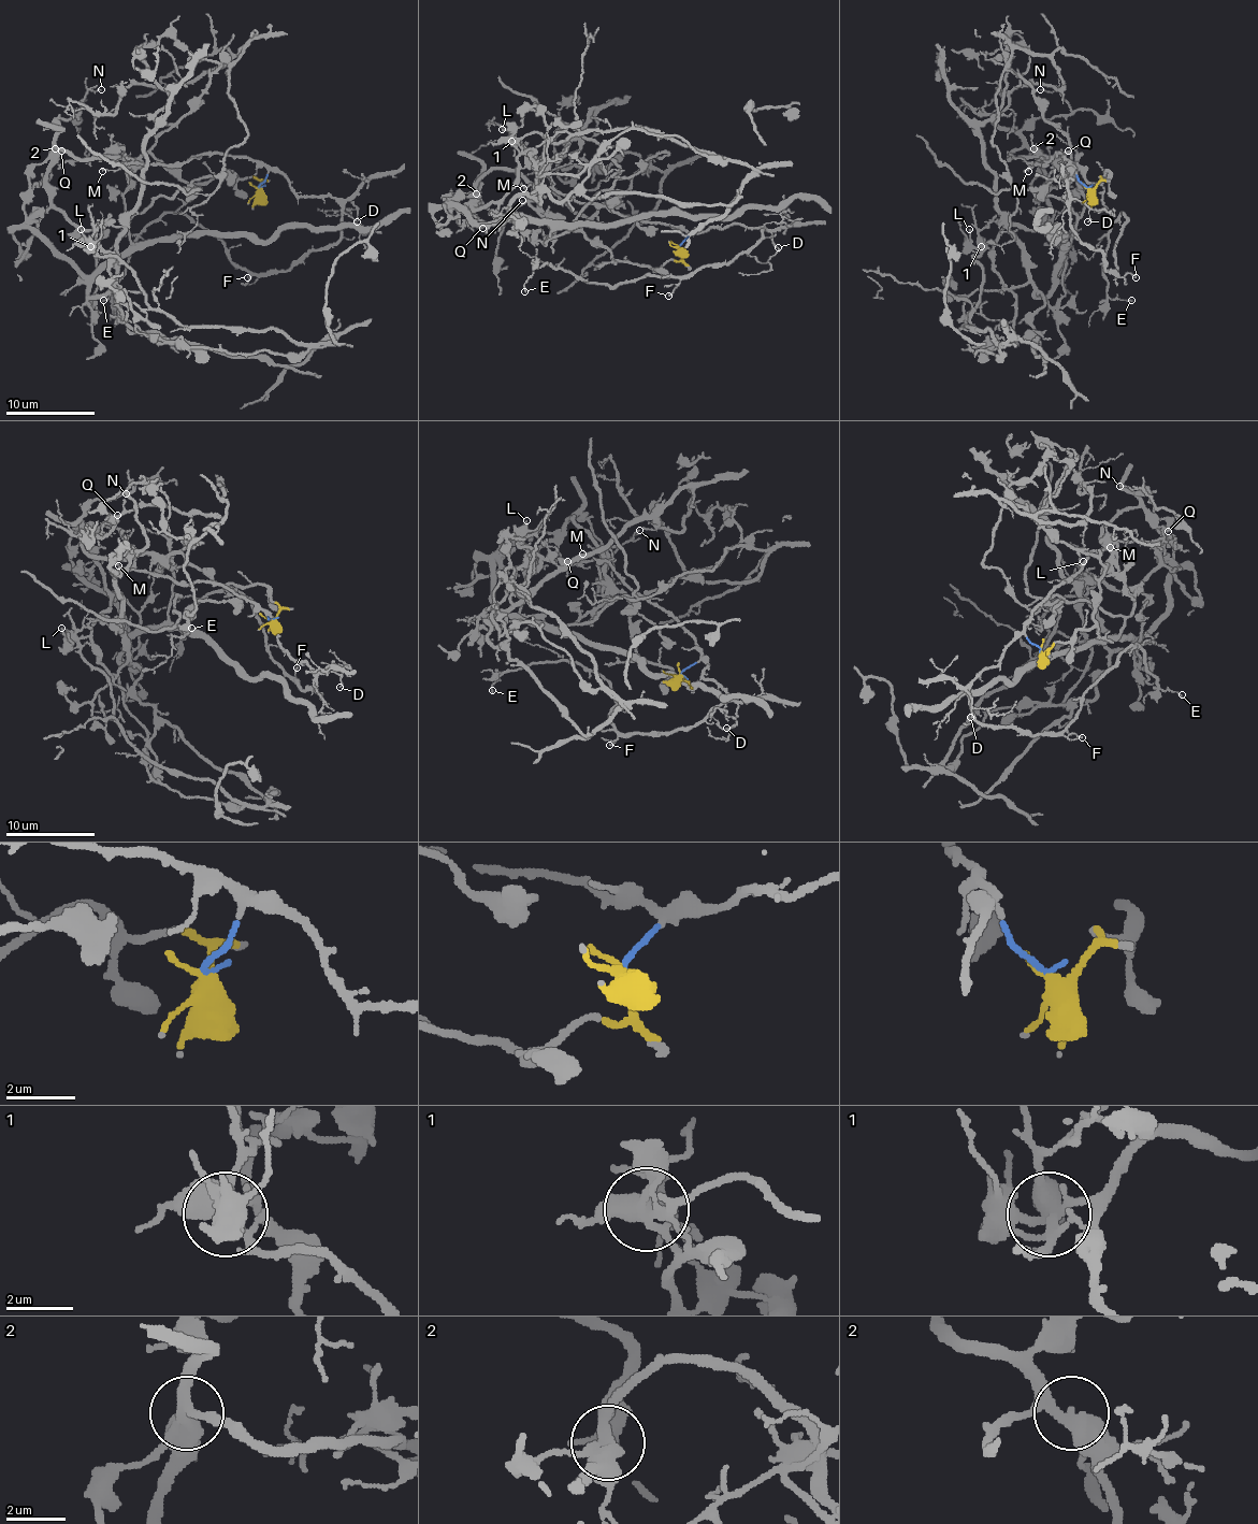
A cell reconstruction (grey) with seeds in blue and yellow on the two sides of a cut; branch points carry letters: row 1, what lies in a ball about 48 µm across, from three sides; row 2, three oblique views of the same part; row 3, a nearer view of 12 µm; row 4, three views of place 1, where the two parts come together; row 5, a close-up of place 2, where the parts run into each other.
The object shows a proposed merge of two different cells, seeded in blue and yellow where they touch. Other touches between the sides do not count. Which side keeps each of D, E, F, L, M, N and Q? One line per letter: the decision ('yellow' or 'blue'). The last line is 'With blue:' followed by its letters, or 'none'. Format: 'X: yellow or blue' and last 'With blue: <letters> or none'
D: blue
E: blue
F: blue
L: yellow
M: blue
N: yellow
Q: yellow
With blue: D, E, F, M

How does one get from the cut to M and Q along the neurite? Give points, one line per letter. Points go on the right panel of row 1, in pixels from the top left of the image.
M: (1089, 188), (1057, 153), (1046, 163), (1028, 163), (1024, 171), (1028, 171)
Q: (1089, 188), (1109, 173), (1100, 184), (1086, 180), (1069, 153), (1009, 157), (1024, 148), (1063, 157), (1069, 151)

